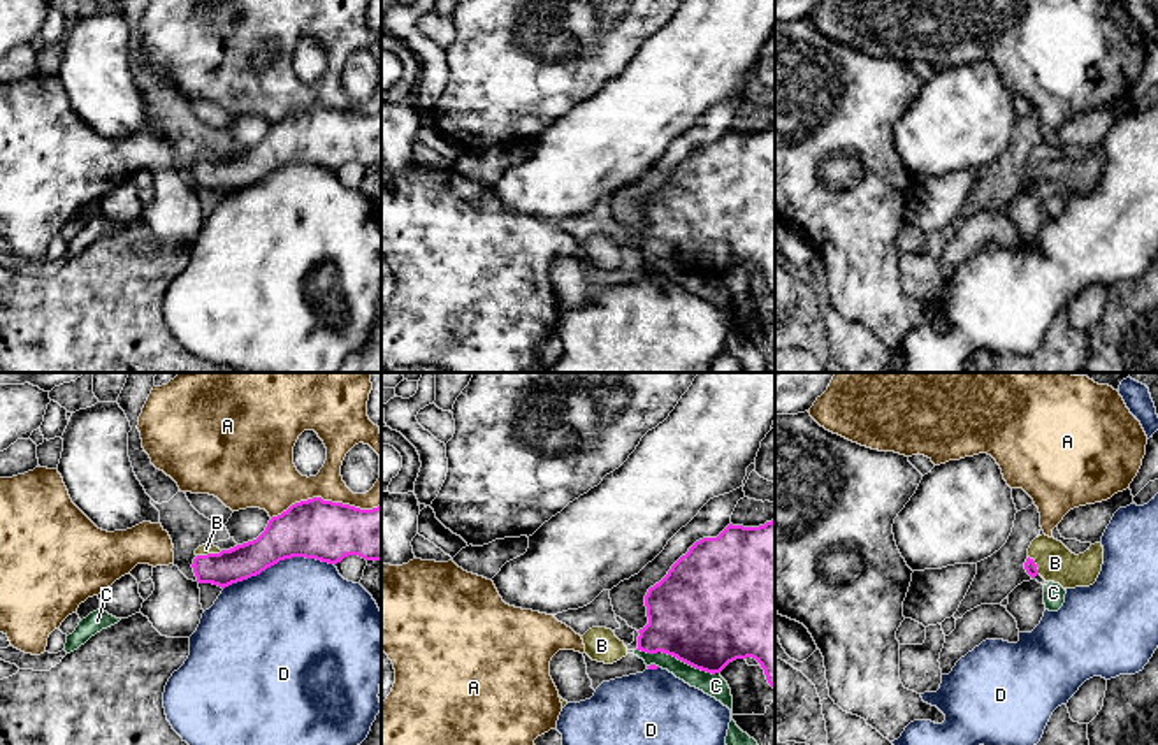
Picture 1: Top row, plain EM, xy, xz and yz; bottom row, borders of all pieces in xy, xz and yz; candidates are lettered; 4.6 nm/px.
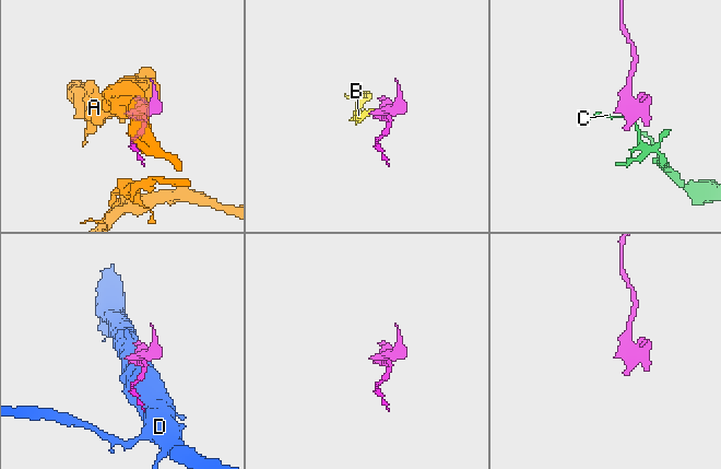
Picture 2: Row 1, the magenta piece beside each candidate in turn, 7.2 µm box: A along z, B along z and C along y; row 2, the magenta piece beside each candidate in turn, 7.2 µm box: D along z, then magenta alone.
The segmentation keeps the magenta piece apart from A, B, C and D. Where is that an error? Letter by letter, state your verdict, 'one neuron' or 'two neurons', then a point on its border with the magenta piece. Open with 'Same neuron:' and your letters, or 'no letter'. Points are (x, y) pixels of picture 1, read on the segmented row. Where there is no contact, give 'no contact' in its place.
Same neuron: B
A: two neurons; meets magenta in xy at (325, 501)
B: one neuron; meets magenta in xy at (209, 554)
C: two neurons; meets magenta in xz at (679, 659)
D: two neurons; meets magenta in xy at (278, 561)

